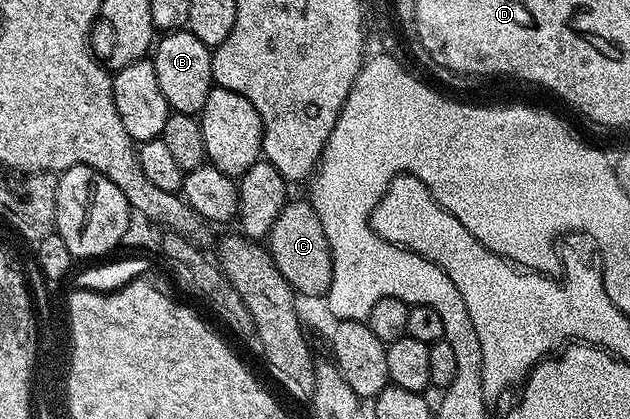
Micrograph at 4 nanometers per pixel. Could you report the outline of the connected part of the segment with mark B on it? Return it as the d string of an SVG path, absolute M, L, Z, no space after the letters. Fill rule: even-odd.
M188 28L170 30L156 39L155 49L151 54L155 76L159 76L159 88L167 96L170 111L179 114L200 115L203 104L207 104L209 91L213 89L213 55L210 47L199 40Z

